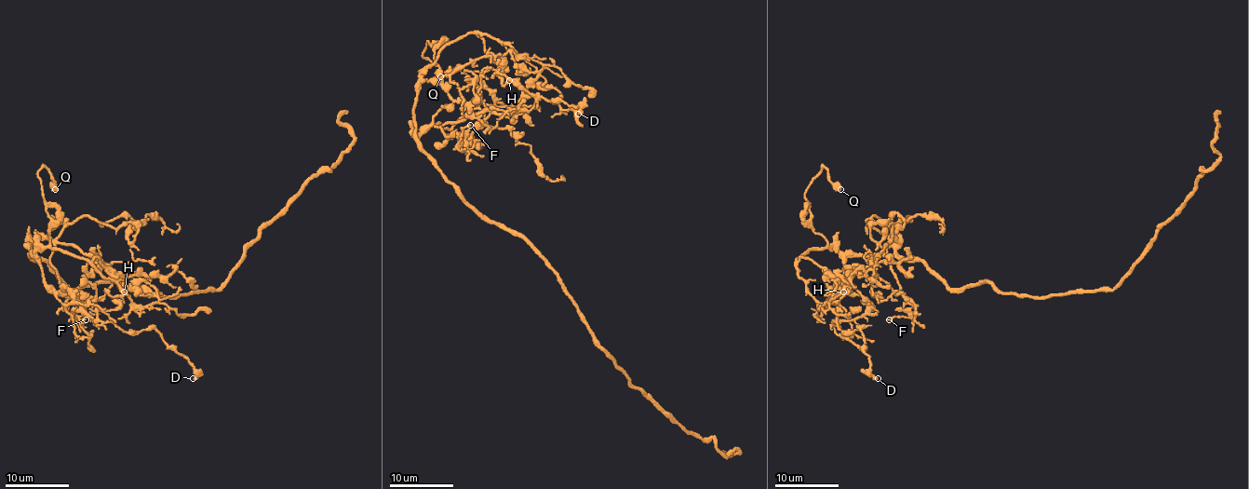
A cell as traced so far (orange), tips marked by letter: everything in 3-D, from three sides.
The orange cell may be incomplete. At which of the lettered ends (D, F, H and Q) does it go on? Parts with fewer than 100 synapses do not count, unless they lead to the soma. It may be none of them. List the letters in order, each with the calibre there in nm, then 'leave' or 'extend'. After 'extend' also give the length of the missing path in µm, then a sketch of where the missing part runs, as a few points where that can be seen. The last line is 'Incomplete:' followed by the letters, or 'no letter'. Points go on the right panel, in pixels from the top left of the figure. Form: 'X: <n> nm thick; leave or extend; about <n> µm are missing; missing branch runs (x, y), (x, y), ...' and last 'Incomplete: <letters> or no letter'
D: 400 nm thick; leave
F: 190 nm thick; leave
H: 240 nm thick; leave
Q: 700 nm thick; leave
Incomplete: no letter

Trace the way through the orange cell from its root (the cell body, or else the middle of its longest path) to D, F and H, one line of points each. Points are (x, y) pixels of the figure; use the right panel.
D: (987, 282), (951, 289), (920, 262), (850, 255), (843, 287), (867, 309), (832, 322), (860, 329), (878, 378)
F: (987, 282), (951, 289), (920, 262), (900, 255), (890, 238), (890, 267), (916, 318), (889, 319)
H: (987, 282), (951, 289), (920, 262), (827, 247), (797, 260), (837, 274), (848, 285), (843, 292)

